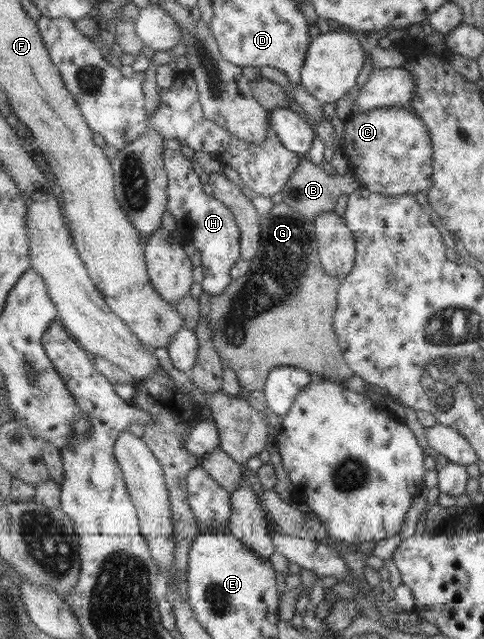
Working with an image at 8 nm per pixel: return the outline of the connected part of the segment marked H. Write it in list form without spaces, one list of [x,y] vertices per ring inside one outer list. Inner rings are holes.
[[[164,152],[164,161],[168,173],[168,211],[181,227],[187,227],[192,234],[193,244],[201,253],[201,266],[204,279],[201,282],[203,291],[212,296],[222,294],[231,282],[232,267],[242,258],[240,225],[232,208],[227,207],[212,194],[203,191],[199,175],[193,171],[191,161],[183,161],[183,153]]]

